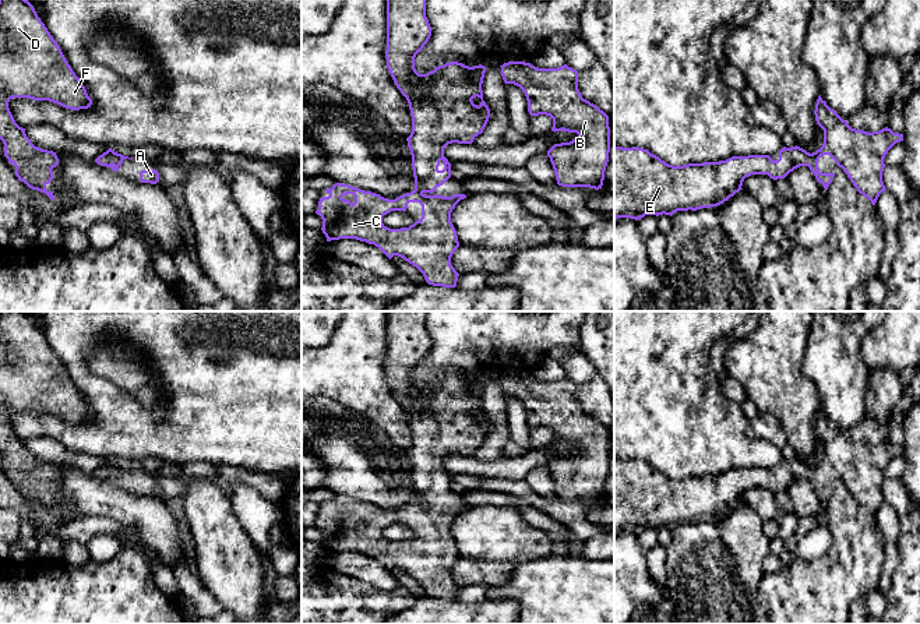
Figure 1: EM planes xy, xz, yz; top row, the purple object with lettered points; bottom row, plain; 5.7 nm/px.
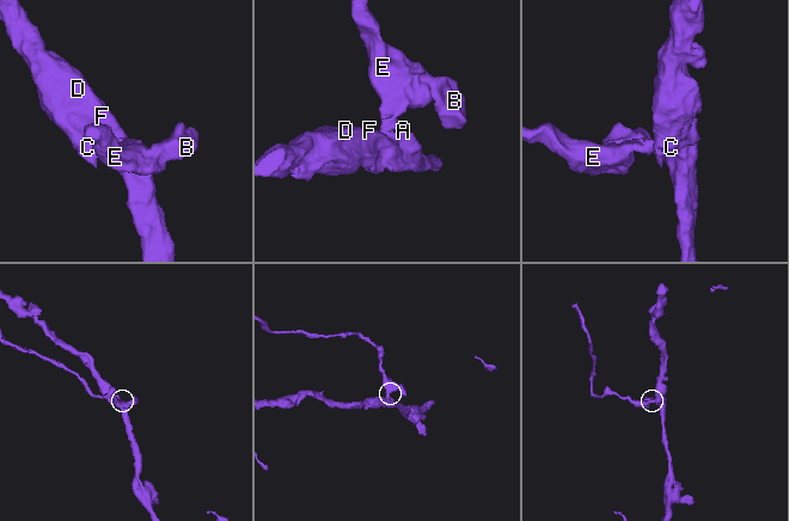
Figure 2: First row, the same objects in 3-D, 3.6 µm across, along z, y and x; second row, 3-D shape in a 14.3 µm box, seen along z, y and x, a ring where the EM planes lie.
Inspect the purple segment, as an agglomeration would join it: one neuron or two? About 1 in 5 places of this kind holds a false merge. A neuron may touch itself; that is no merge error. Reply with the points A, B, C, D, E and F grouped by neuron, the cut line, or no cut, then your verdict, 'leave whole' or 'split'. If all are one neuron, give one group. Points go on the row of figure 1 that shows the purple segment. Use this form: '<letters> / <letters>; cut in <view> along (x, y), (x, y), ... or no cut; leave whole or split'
A B C D E F; no cut; leave whole

